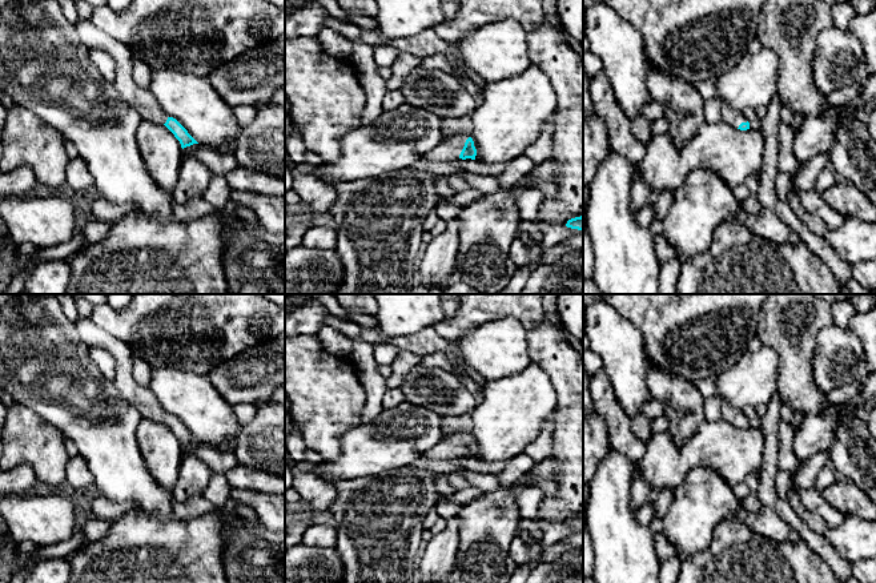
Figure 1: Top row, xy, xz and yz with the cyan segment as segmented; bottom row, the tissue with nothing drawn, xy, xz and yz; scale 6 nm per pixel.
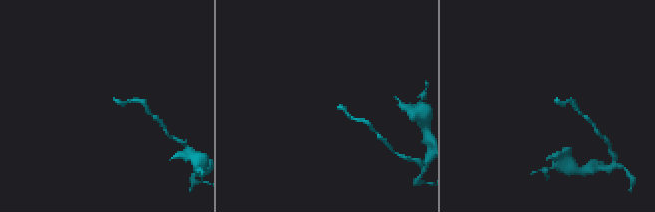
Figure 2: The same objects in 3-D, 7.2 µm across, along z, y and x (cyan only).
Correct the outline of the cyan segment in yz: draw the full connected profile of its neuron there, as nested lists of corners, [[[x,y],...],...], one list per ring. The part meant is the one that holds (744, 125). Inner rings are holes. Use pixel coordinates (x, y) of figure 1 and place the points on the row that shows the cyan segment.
[[[720,102],[720,114],[722,121],[740,129],[747,130],[750,129],[750,122],[744,117],[742,112],[734,110],[727,102]]]

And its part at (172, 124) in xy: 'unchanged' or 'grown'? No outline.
grown

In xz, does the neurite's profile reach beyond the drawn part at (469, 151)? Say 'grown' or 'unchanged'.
grown

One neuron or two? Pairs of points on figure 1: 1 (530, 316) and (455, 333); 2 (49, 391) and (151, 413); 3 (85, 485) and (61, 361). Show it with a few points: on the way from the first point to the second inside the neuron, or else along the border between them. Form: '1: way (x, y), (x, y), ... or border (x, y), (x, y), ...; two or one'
1: way (511, 308), (481, 308), (474, 314); one
2: border (116, 388), (143, 418); two
3: border (79, 454), (85, 461), (92, 475), (92, 486); two

